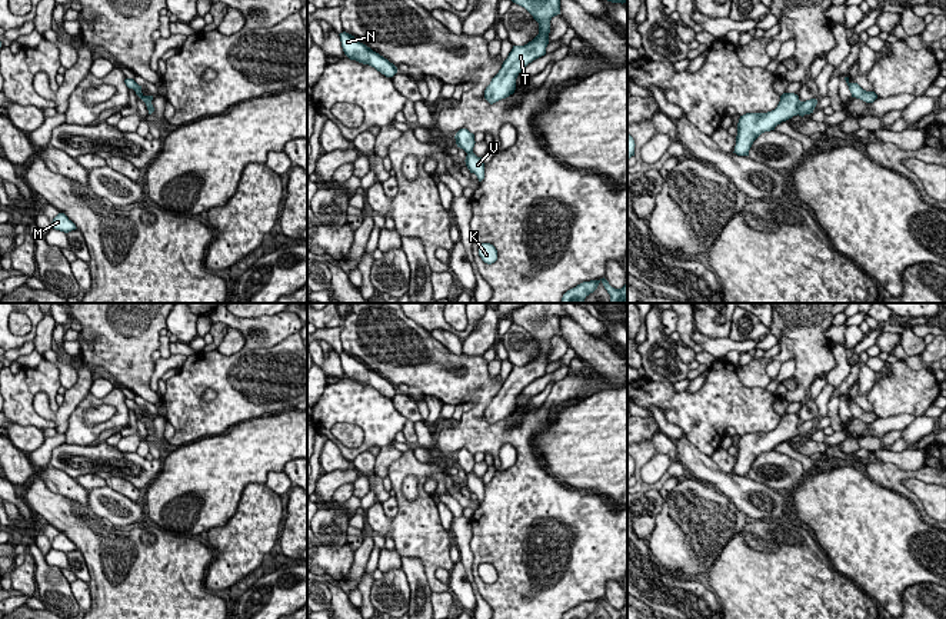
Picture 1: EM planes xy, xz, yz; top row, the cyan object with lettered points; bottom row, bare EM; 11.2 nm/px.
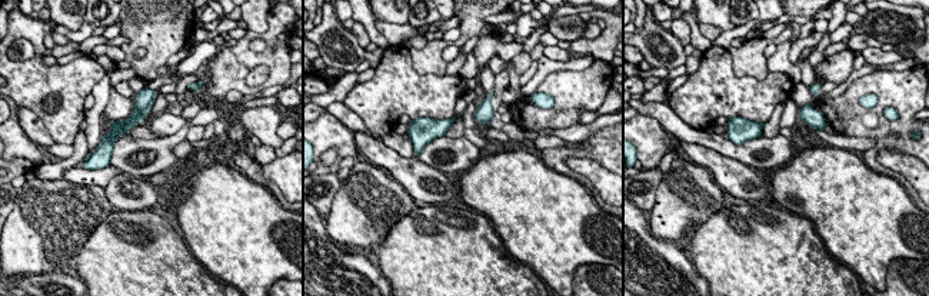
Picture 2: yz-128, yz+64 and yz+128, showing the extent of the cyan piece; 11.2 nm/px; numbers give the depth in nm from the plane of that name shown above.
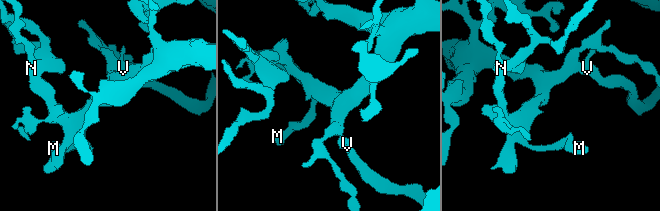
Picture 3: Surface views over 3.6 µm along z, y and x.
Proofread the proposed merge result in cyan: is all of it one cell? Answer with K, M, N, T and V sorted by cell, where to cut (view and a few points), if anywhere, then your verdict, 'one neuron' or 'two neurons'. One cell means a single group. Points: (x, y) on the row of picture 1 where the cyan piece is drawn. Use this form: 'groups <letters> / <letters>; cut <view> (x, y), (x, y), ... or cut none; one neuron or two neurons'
groups K M N T V; cut none; one neuron

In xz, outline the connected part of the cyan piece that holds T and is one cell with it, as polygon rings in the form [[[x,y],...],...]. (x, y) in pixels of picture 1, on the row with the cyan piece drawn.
[[[512,0],[524,7],[539,23],[539,34],[524,46],[513,46],[499,73],[484,90],[484,99],[493,104],[516,90],[516,79],[533,60],[546,54],[550,20],[560,14],[560,0]]]

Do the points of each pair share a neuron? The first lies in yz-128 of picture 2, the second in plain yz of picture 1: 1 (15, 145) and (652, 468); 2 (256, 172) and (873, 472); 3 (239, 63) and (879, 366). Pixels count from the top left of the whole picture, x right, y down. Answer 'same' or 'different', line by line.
1: same
2: same
3: different

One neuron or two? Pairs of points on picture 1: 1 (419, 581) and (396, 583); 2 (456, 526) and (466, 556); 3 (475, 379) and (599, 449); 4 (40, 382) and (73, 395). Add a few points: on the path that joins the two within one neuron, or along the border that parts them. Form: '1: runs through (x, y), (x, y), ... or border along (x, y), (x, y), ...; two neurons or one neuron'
1: border along (400, 569), (409, 586), (409, 603); two neurons
2: runs through (462, 533), (465, 549); one neuron
3: border along (555, 413), (533, 441), (538, 453); two neurons
4: border along (59, 406), (55, 412); two neurons

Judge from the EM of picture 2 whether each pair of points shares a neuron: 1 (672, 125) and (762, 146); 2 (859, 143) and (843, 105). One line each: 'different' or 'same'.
1: same
2: different

